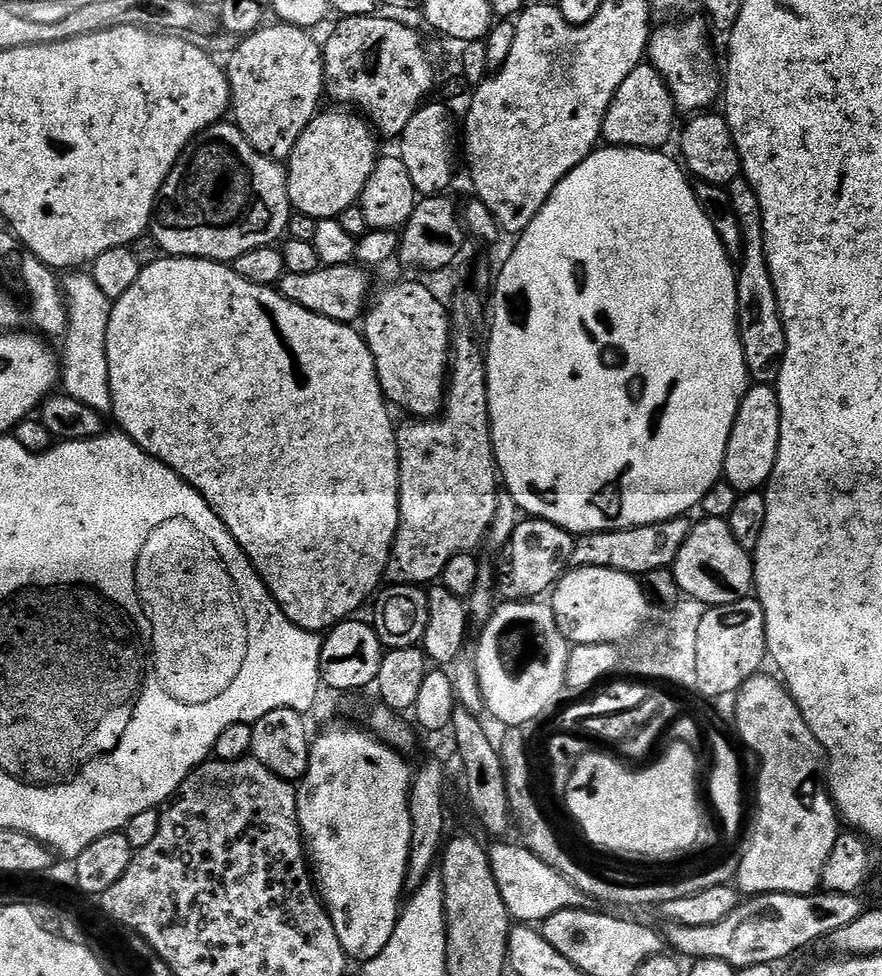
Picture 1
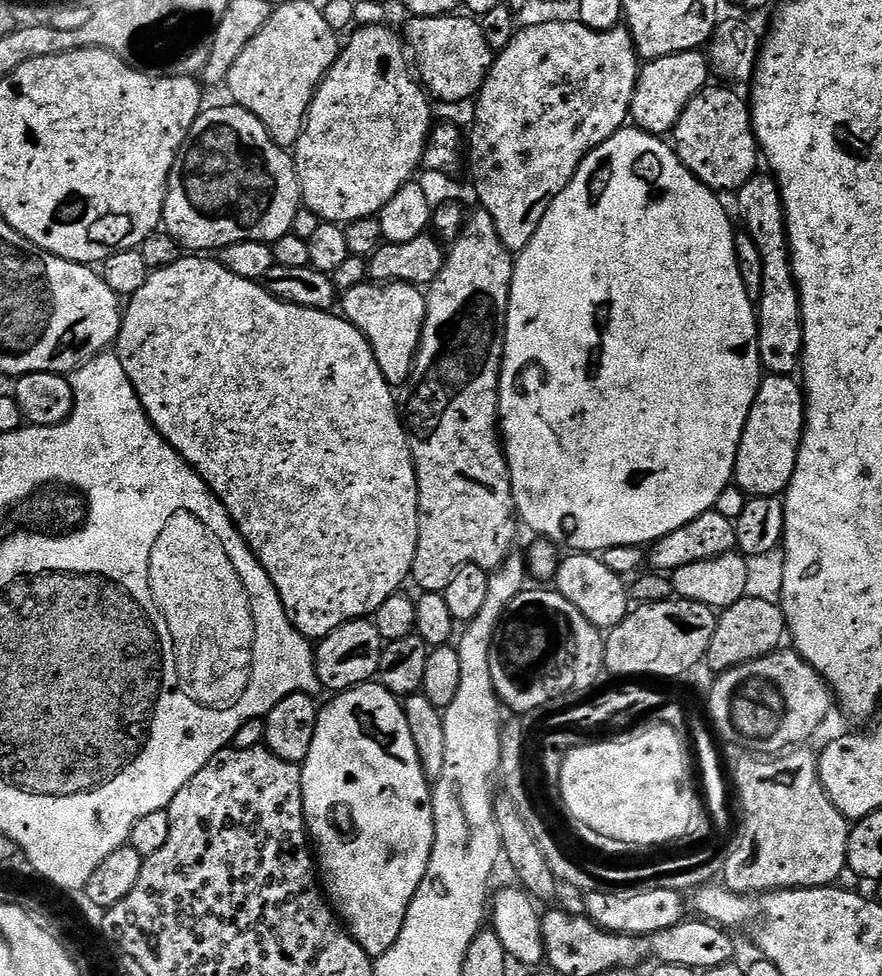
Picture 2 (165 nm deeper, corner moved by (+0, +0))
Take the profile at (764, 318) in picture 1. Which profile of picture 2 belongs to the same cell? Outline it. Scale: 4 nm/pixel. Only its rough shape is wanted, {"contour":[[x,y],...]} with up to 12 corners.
{"contour":[[740,187],[743,231],[762,254],[760,367],[792,376],[804,327],[780,187]]}

